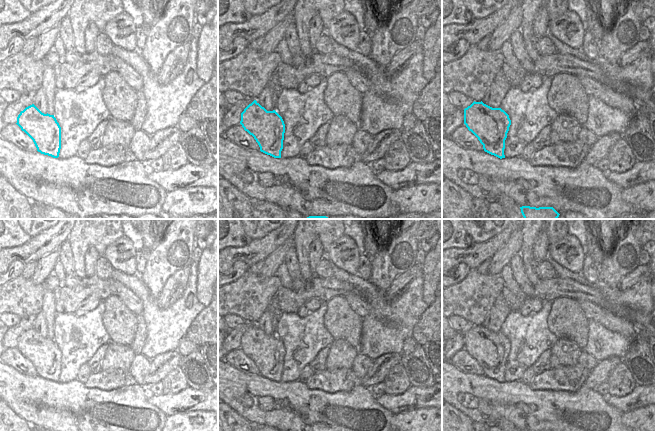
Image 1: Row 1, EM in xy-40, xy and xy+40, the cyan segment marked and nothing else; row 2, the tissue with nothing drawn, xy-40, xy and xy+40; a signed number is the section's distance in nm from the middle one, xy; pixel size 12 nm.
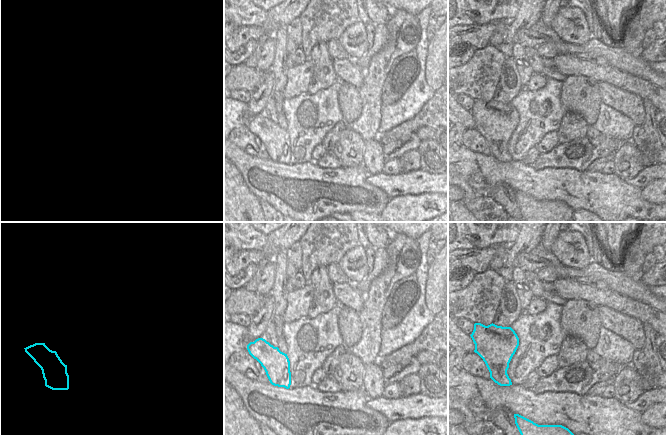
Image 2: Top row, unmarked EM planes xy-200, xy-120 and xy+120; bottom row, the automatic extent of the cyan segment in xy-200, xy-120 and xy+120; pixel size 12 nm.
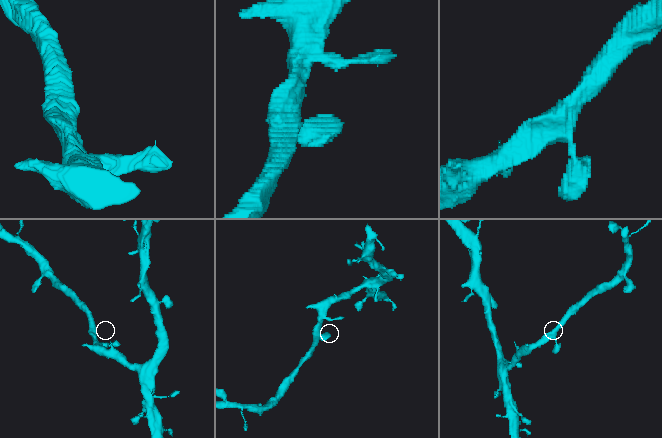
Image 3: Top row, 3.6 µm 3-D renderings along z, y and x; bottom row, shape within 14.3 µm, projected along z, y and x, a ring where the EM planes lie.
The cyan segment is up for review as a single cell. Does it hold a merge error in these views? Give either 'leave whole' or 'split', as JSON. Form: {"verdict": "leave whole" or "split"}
{"verdict": "leave whole"}

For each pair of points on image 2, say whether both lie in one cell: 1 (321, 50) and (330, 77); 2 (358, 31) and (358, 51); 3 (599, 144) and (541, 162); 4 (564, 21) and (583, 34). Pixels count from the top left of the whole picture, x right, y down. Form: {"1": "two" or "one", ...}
{"1": "one", "2": "one", "3": "one", "4": "one"}

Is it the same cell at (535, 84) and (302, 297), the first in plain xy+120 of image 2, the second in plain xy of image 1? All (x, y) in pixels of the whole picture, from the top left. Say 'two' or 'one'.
two

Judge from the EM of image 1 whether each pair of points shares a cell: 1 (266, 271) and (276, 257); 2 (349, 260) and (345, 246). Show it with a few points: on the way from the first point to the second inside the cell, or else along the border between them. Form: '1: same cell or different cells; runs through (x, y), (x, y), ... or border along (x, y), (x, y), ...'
1: same cell; runs through (269, 268), (274, 260)
2: same cell; runs through (346, 257), (345, 249)

